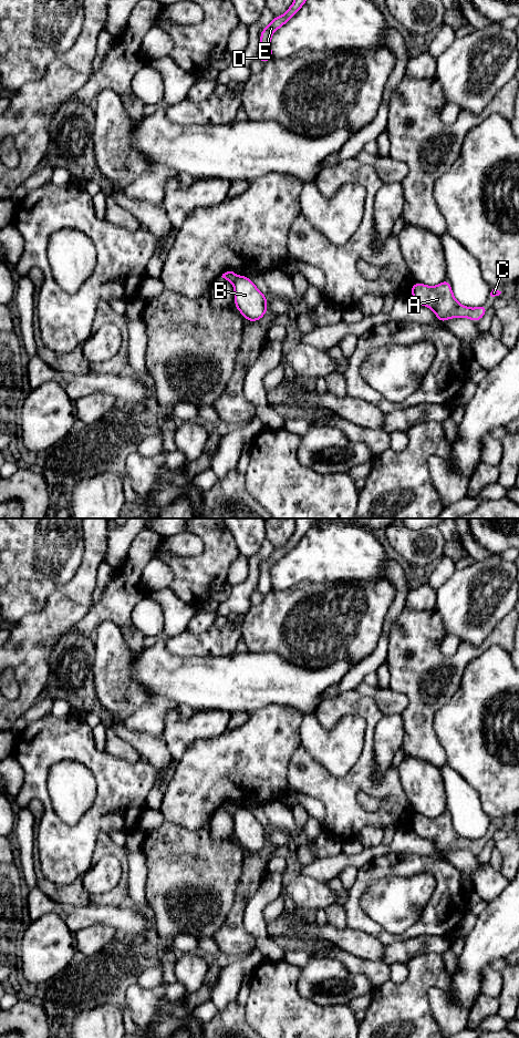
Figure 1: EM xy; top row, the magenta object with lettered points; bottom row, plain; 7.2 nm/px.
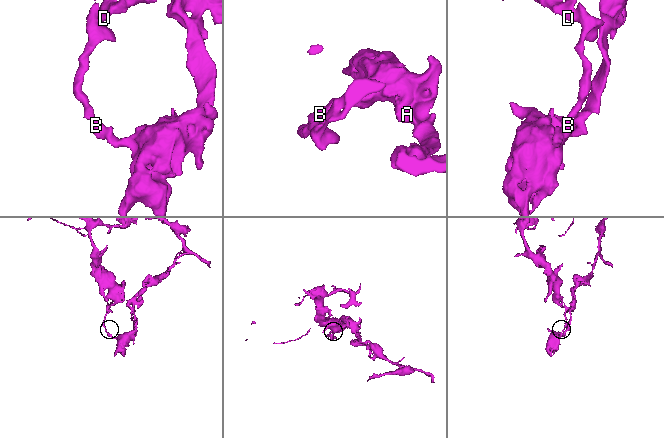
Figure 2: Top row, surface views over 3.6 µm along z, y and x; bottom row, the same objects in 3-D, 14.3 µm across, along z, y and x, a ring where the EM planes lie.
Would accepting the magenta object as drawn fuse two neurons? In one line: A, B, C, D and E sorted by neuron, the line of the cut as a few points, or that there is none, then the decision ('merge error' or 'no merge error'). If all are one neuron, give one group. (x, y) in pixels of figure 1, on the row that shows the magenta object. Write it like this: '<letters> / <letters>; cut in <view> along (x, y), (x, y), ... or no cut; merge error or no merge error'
A B C / D E; cut in xy along (238, 276), (232, 283); merge error

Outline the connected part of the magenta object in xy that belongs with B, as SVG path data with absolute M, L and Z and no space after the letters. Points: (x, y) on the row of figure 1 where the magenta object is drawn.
M238 276L232 282L235 306L249 321L259 321L268 311L268 298L257 288L249 277Z

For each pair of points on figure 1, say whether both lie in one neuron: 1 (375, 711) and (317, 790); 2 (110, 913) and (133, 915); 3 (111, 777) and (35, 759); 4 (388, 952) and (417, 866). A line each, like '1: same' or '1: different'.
1: same
2: same
3: same
4: different

